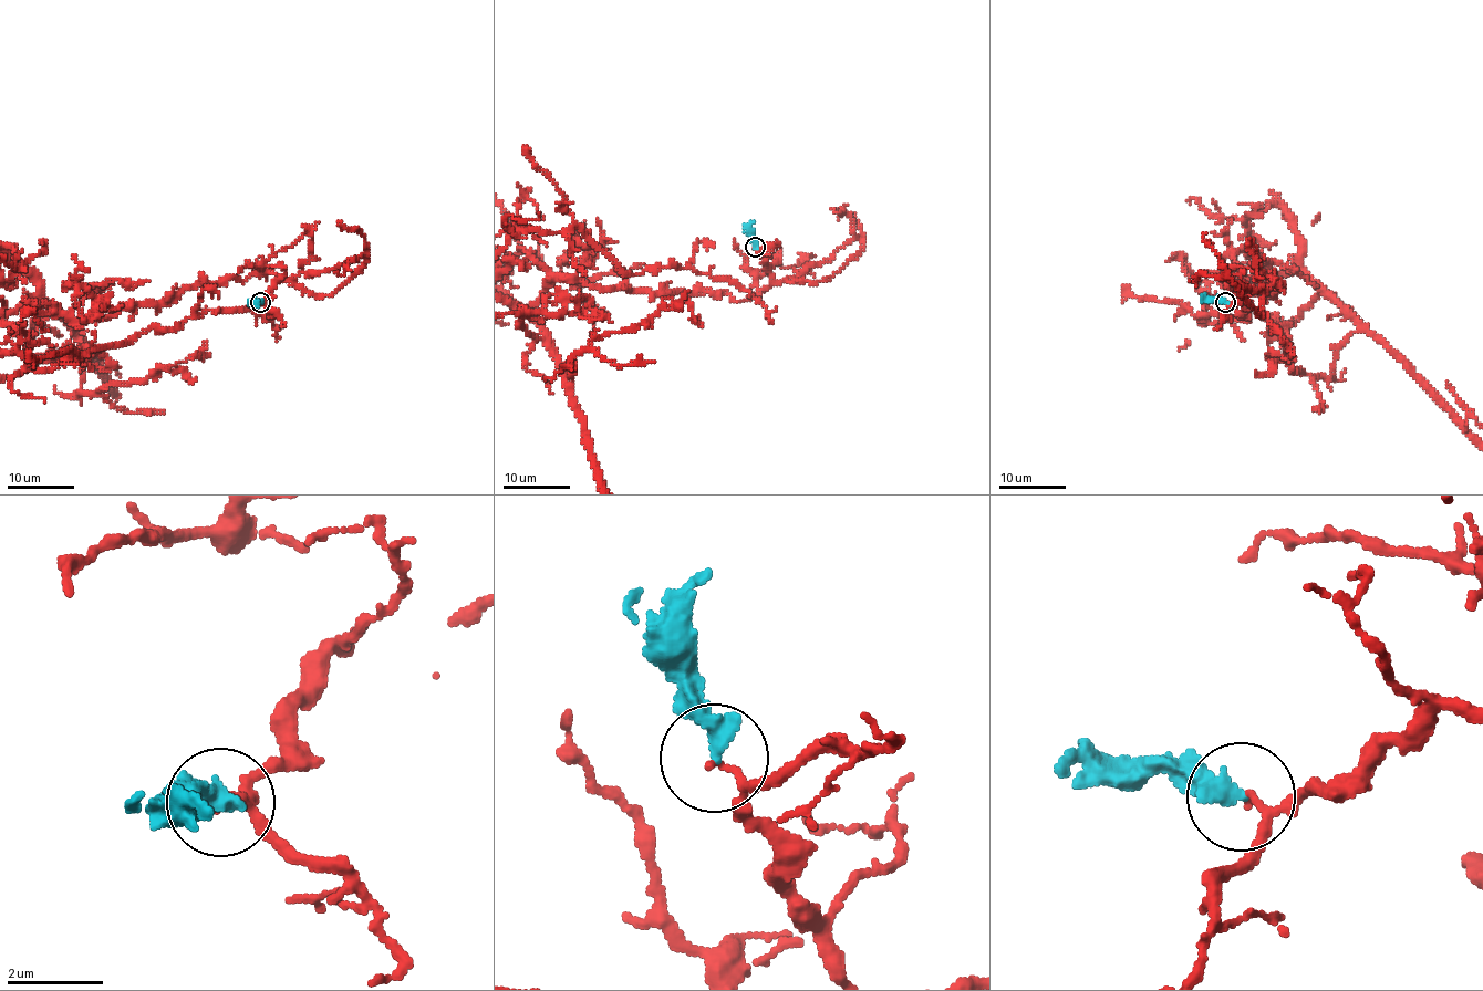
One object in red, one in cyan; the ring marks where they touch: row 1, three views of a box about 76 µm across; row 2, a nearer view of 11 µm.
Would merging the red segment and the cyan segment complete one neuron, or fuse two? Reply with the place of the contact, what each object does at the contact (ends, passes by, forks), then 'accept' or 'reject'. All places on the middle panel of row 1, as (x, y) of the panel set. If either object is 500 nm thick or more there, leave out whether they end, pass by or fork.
at (755, 247); red passes by; cyan ends there; reject

